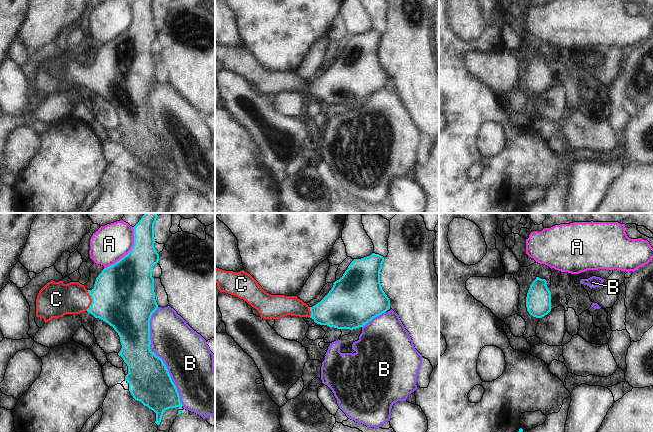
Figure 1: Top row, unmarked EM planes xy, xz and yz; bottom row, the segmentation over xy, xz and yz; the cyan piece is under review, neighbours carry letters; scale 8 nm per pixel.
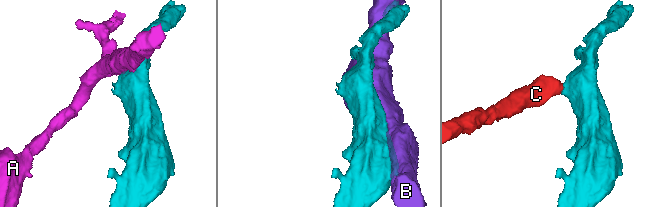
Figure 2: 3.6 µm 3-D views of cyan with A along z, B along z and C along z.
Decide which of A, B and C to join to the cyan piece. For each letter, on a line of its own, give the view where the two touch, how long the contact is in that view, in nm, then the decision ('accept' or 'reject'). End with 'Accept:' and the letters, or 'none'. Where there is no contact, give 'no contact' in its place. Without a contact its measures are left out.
A: contact in xy; length 400 nm; reject
B: contact in xy; length 800 nm; reject
C: contact in xy; length 170 nm; accept
Accept: C

